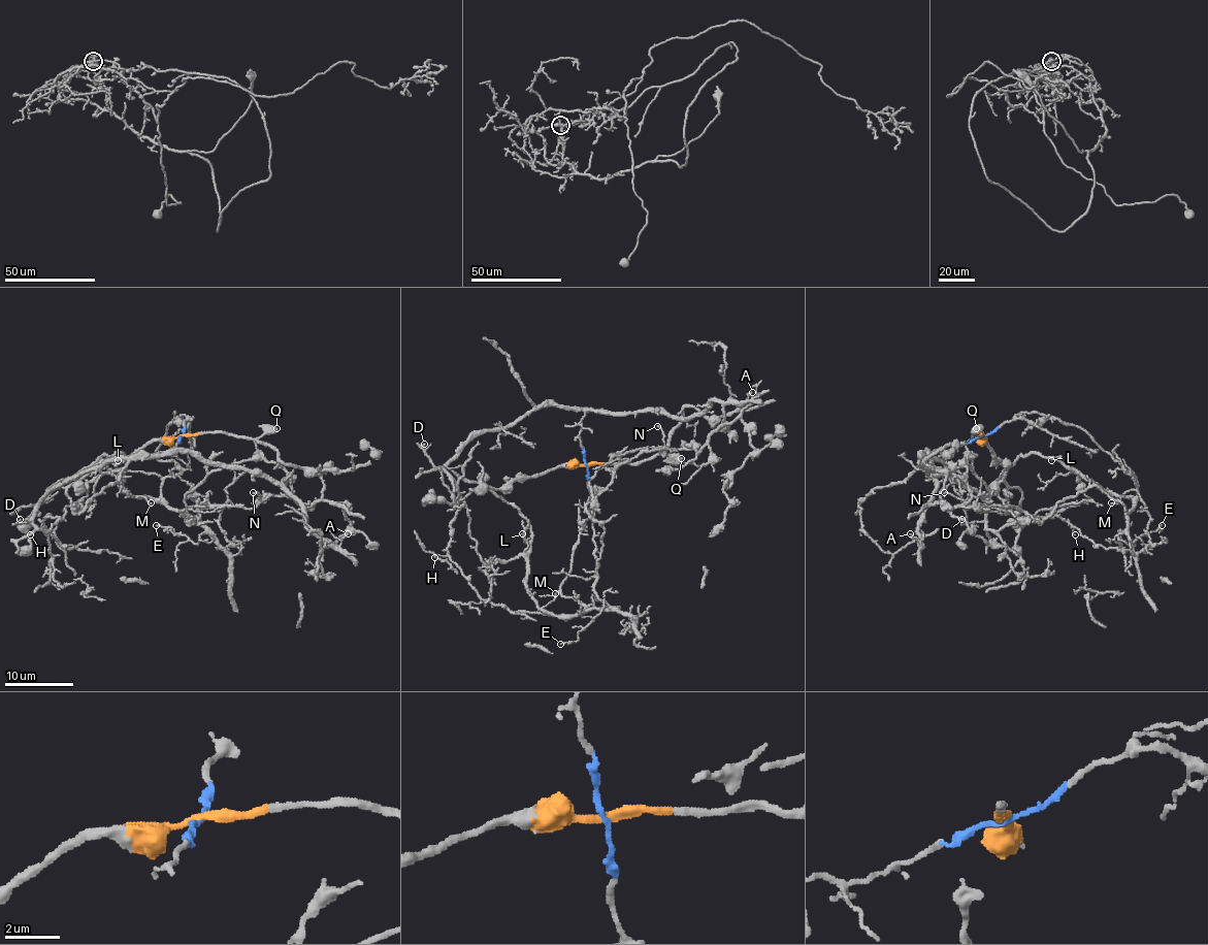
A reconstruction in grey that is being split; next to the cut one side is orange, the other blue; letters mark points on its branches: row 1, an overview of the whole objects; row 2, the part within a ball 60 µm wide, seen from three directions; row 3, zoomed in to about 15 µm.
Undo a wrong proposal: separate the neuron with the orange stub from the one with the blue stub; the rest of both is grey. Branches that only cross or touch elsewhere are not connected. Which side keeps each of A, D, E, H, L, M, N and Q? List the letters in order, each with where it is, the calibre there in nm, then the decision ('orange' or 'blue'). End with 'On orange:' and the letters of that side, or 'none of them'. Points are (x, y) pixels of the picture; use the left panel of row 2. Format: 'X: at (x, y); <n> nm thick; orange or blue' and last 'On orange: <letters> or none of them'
A: at (348, 533); 130 nm thick; blue
D: at (20, 519); 80 nm thick; blue
E: at (156, 525); 110 nm thick; orange
H: at (30, 534); 90 nm thick; blue
L: at (118, 460); 100 nm thick; orange
M: at (151, 502); 110 nm thick; orange
N: at (253, 492); 170 nm thick; orange
Q: at (276, 428); 700 nm thick; orange
On orange: E, L, M, N, Q

